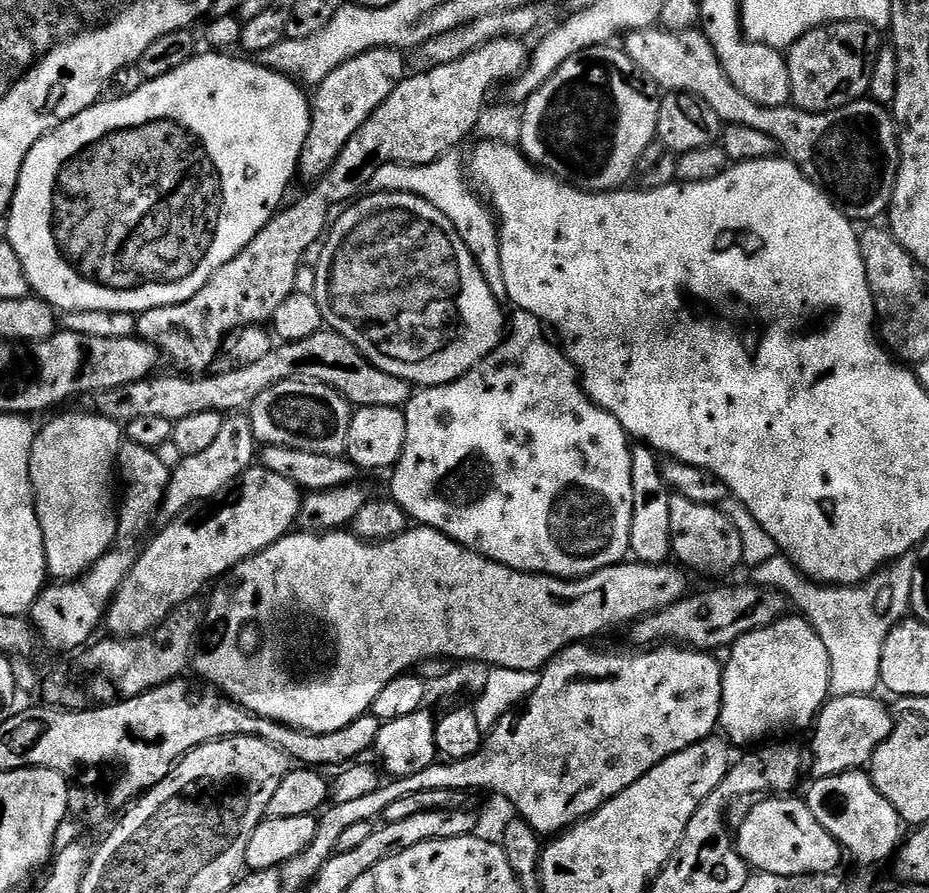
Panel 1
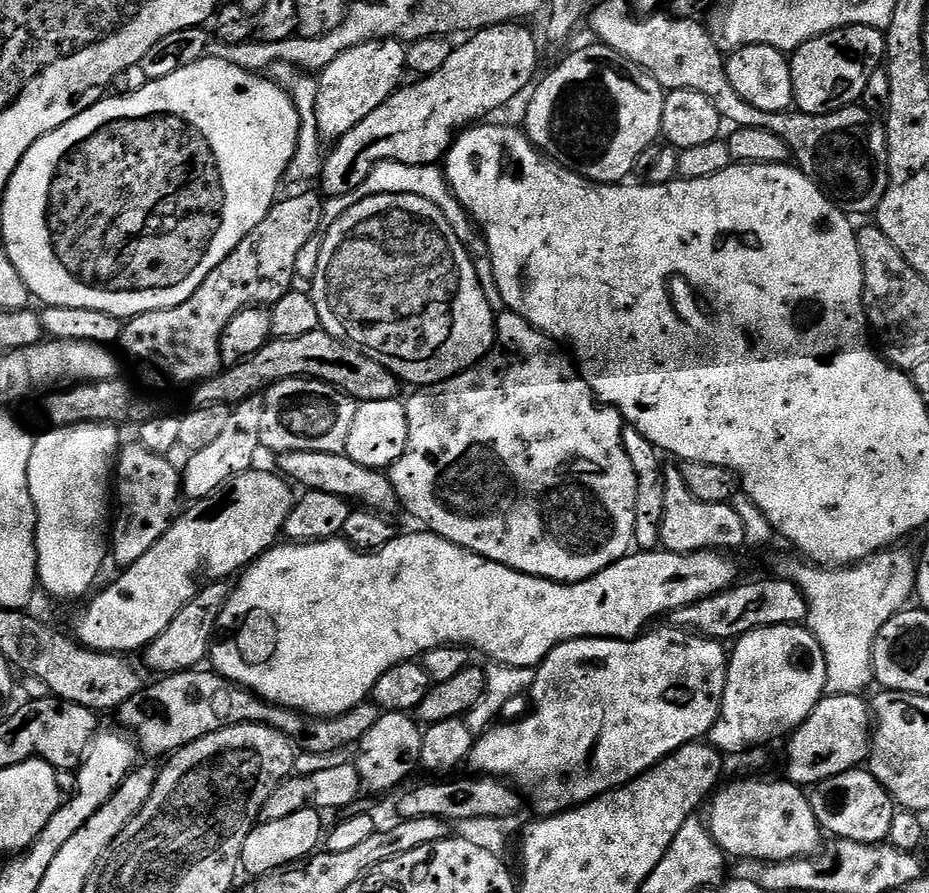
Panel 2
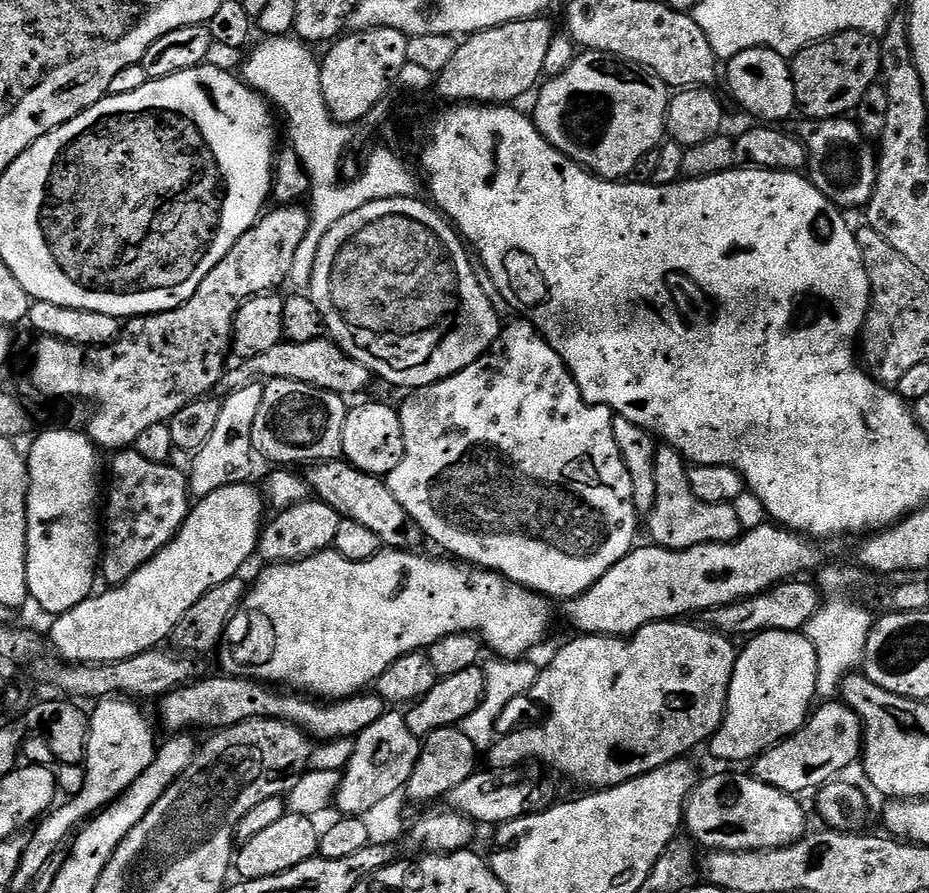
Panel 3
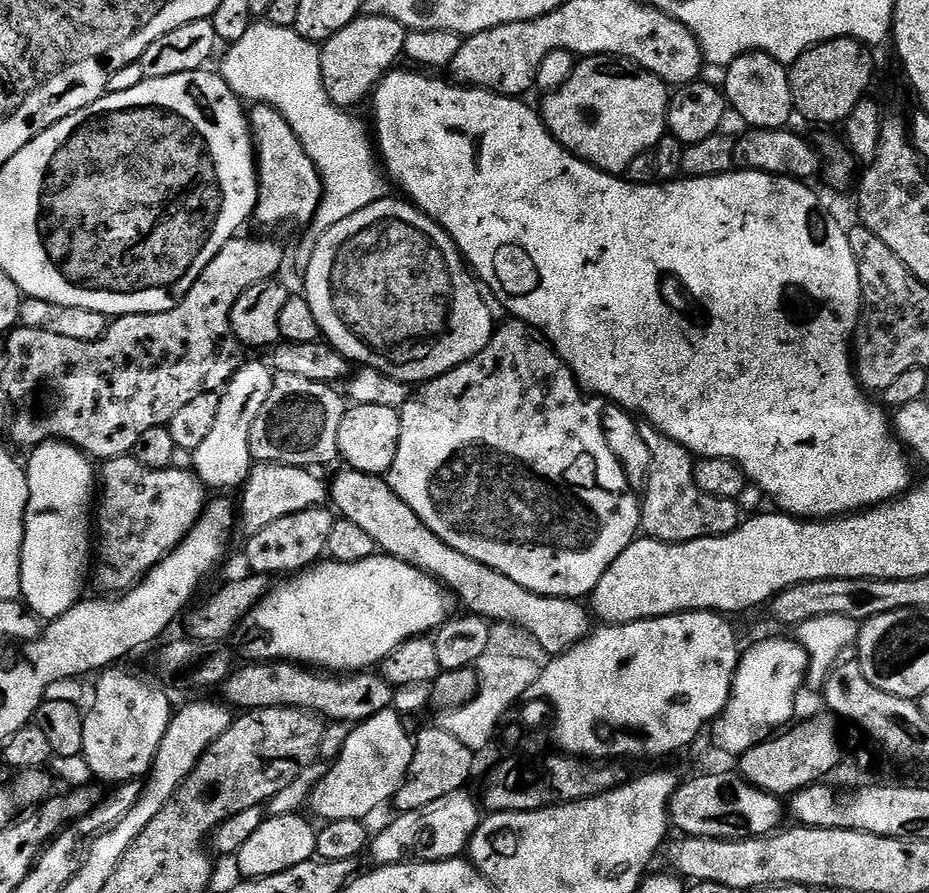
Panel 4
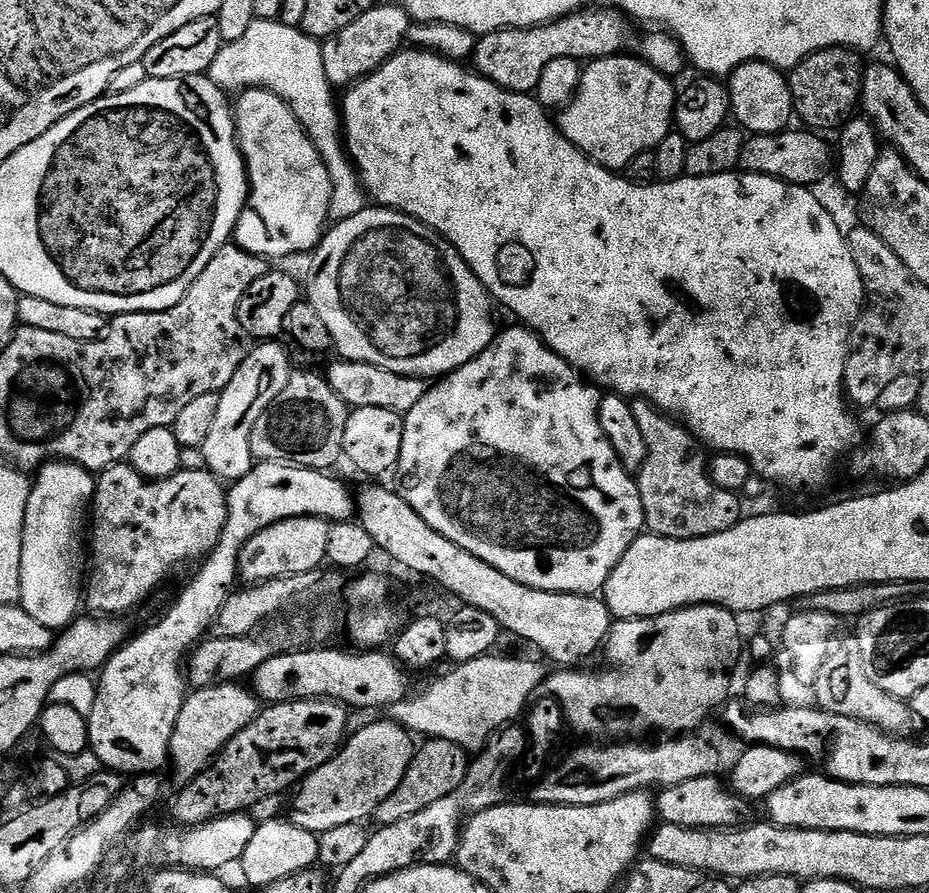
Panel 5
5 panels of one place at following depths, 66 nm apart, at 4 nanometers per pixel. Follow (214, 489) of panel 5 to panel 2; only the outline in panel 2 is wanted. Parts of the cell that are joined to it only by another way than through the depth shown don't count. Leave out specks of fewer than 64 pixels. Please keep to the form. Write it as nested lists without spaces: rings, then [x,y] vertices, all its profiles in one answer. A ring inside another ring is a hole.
[[[138,443],[127,444],[116,453],[114,515],[110,520],[110,560],[120,570],[138,562],[138,558],[166,534],[182,501],[182,476],[178,468],[170,464],[167,457],[142,450]]]

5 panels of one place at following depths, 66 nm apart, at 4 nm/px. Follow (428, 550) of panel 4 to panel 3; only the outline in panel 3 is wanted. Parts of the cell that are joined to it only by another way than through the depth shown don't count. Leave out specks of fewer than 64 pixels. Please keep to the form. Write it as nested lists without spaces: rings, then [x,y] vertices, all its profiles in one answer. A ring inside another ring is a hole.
[[[339,459],[313,463],[307,469],[306,479],[309,489],[318,499],[334,506],[341,518],[362,522],[362,526],[374,530],[374,534],[380,536],[380,543],[385,549],[416,550],[421,547],[420,527],[409,518],[406,510],[402,510],[402,506],[398,506],[398,498],[394,498],[394,494],[381,477],[366,474]]]

